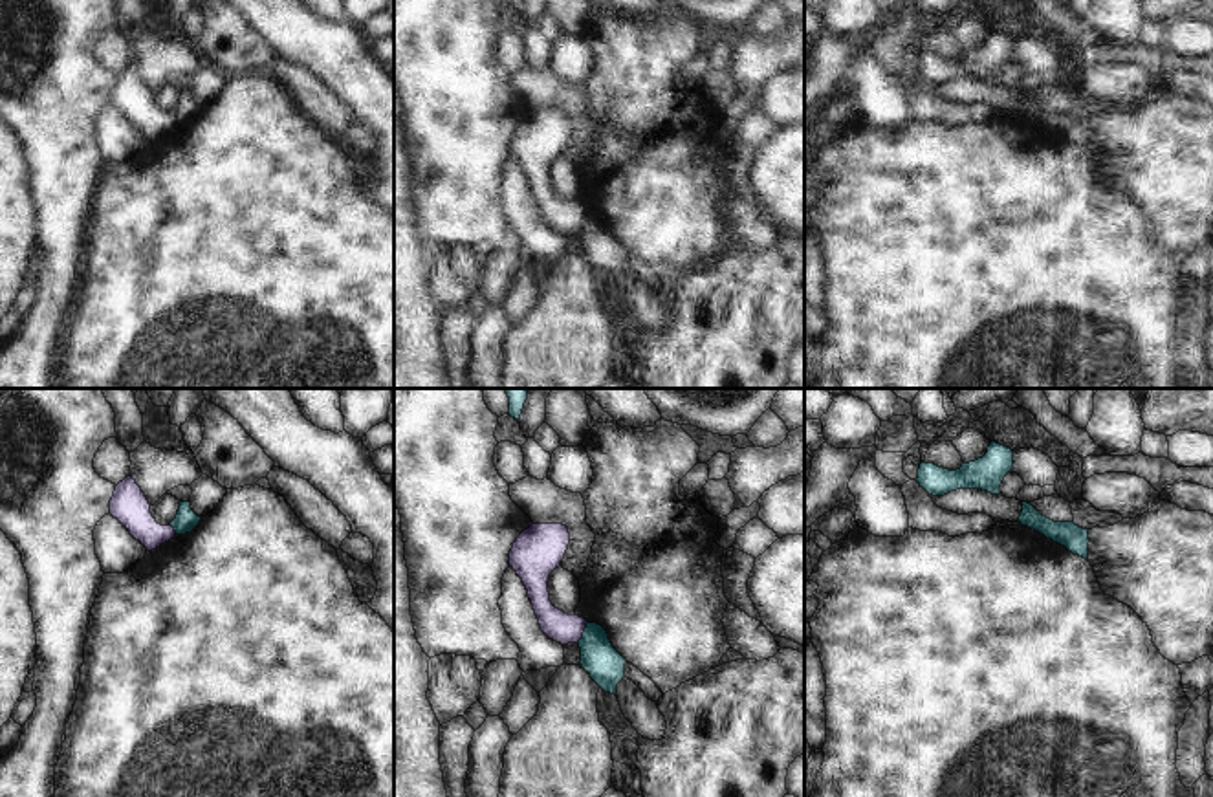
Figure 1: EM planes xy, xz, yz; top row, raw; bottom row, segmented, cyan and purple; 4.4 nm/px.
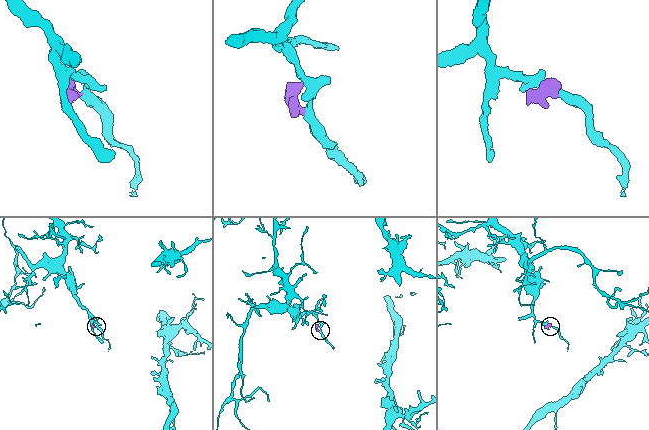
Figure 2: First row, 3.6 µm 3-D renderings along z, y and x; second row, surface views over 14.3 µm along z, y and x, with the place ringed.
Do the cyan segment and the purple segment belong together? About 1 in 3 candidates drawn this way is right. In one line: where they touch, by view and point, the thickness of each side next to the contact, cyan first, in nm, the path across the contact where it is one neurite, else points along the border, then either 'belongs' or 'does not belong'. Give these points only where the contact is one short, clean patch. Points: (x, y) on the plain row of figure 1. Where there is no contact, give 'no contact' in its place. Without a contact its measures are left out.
xz (583, 222) | 160/130 nm | along xz (587, 211), (578, 231) | does not belong

